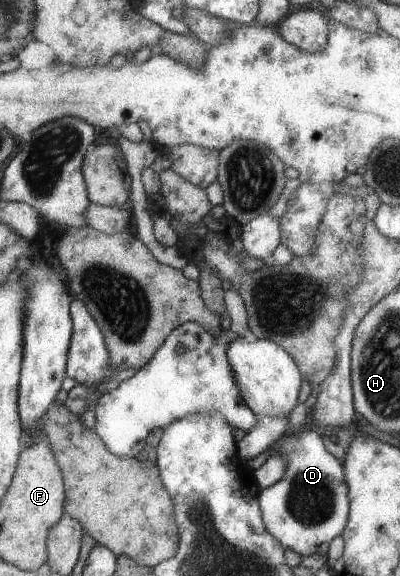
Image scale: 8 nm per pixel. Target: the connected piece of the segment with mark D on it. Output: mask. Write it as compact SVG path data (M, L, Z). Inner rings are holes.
M312 430L282 434L268 448L274 444L278 444L277 448L269 456L281 455L285 459L285 469L273 485L259 490L256 499L261 519L284 549L293 550L301 557L326 554L330 540L341 534L348 522L349 497L344 465L324 448L321 436Z

